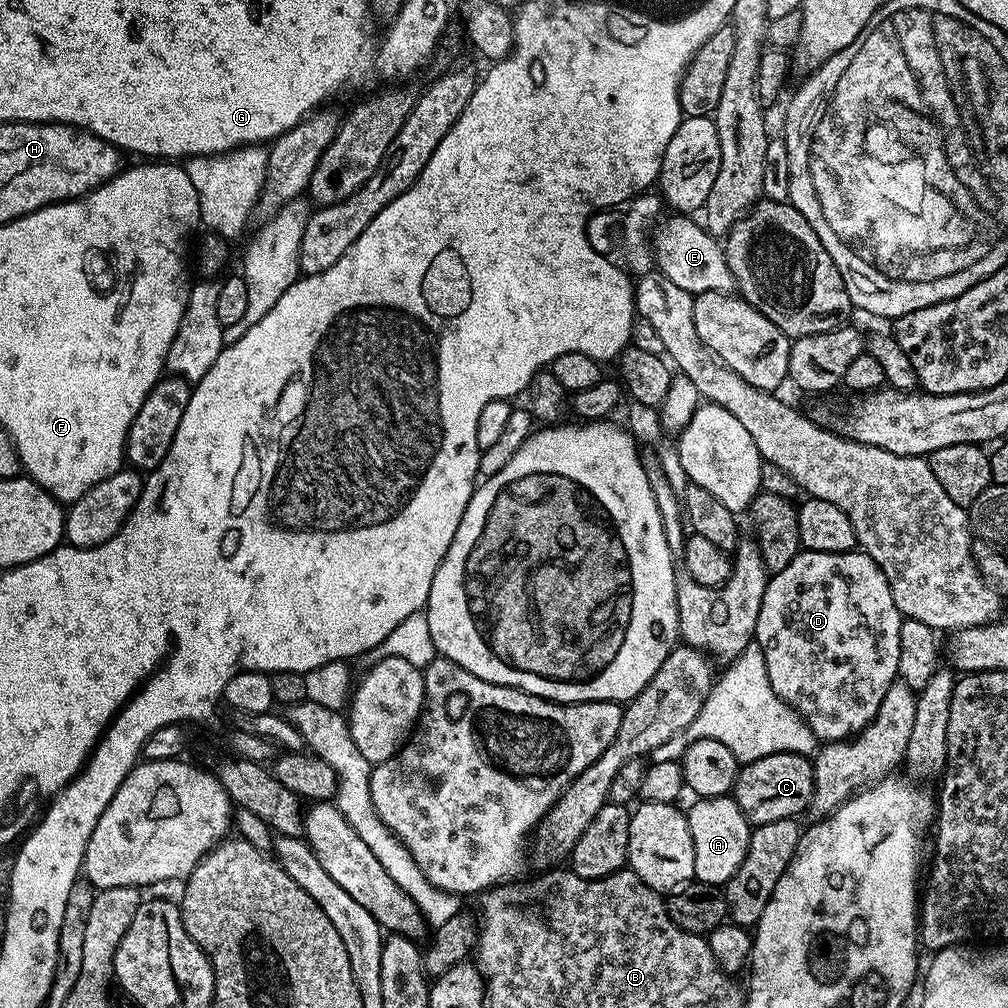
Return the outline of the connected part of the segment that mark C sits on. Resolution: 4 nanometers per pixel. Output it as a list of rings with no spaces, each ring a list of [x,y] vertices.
[[[793,752],[770,754],[766,758],[758,758],[743,765],[737,771],[734,799],[749,825],[759,826],[779,820],[791,820],[799,817],[799,812],[809,811],[815,781],[816,769],[809,757]]]

